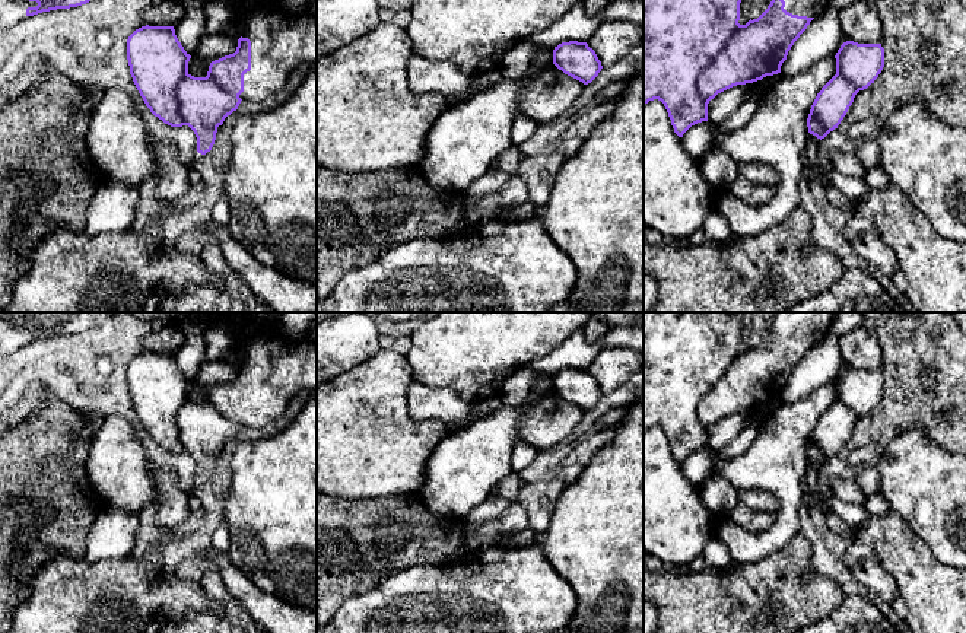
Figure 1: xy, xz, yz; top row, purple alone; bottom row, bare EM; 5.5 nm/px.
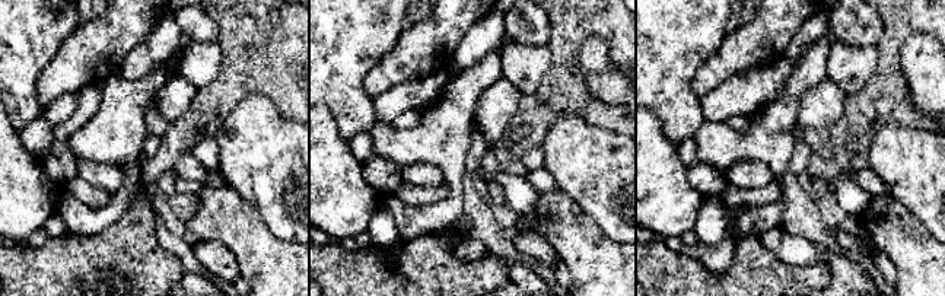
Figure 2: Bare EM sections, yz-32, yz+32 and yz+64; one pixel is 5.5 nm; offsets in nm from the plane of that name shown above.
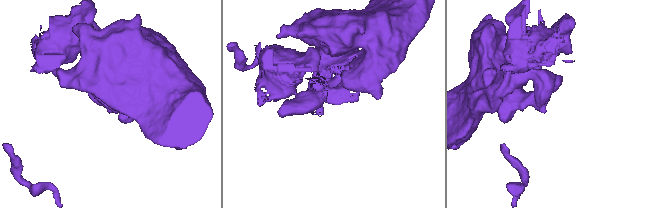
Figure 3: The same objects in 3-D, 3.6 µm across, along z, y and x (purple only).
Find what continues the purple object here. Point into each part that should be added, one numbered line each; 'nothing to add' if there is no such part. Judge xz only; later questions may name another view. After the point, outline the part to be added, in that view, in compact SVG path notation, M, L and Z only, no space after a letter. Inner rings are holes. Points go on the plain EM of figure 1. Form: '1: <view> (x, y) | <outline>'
nothing to add

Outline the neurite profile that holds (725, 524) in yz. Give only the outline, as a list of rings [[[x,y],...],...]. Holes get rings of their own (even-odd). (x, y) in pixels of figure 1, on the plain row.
[[[835,382],[819,387],[792,404],[778,400],[744,454],[719,462],[716,452],[711,451],[712,475],[725,478],[738,490],[770,490],[781,502],[779,519],[762,532],[746,531],[730,516],[715,522],[733,563],[759,562],[782,550],[798,532],[803,480],[810,461],[807,445],[817,420],[835,401]]]

